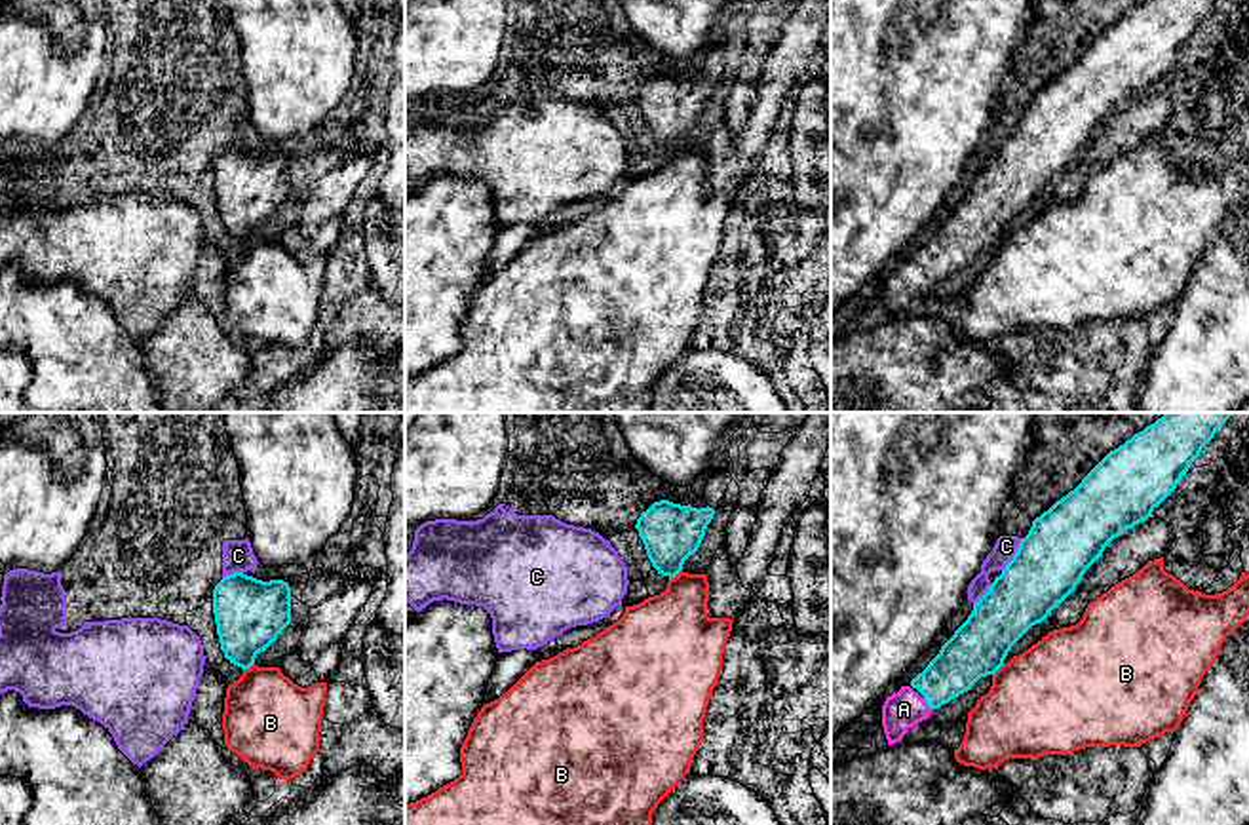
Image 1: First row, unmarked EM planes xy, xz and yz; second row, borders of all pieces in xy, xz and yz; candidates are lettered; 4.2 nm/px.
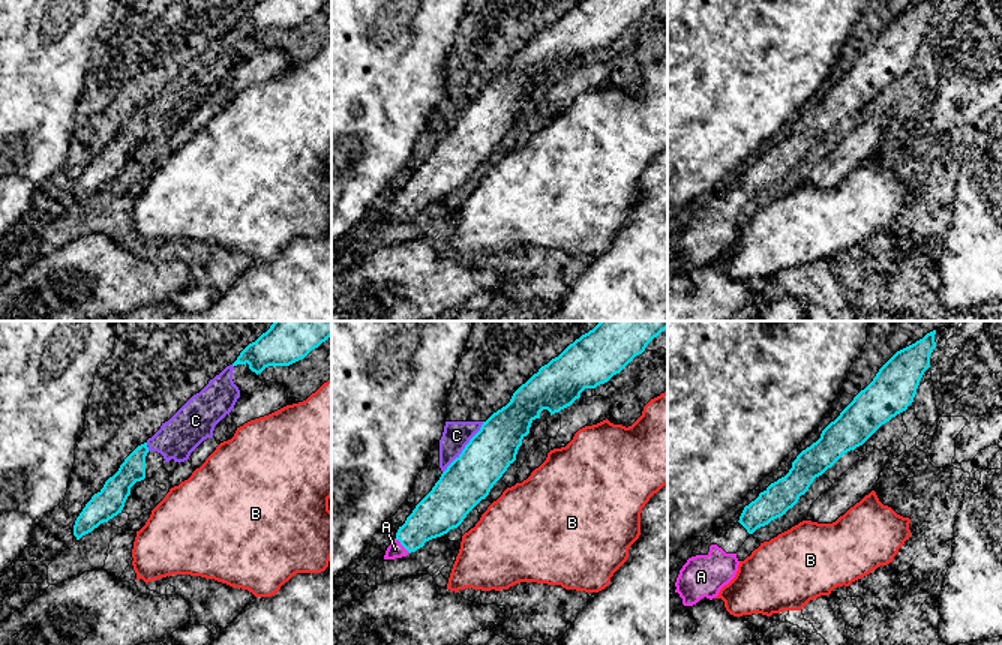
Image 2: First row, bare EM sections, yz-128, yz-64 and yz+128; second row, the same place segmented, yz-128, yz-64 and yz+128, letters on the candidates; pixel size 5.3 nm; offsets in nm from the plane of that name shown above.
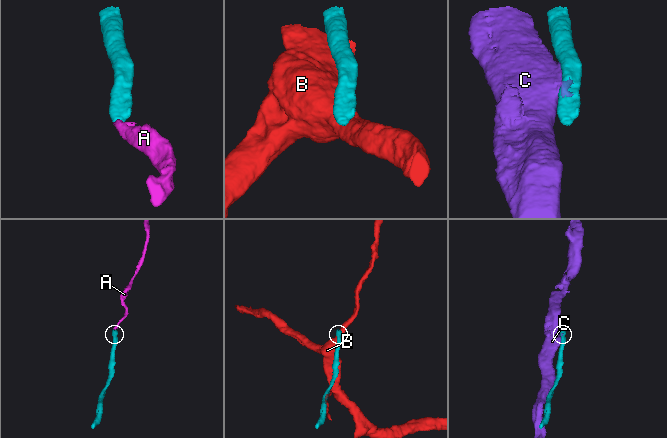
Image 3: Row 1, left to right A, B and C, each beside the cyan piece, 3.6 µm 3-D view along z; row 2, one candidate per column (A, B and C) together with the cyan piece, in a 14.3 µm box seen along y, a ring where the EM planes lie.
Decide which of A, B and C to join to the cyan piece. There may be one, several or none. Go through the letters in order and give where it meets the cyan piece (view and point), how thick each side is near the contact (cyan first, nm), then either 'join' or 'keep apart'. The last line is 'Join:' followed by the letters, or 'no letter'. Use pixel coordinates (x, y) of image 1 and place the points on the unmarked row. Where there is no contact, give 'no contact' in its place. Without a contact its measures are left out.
A: contact yz (926, 276); calibres 220 and 160 nm; join
B: contact xz (675, 149); calibres 240 and 340 nm; keep apart
C: contact yz (1014, 130); calibres 300 and 100 nm; keep apart
Join: A

